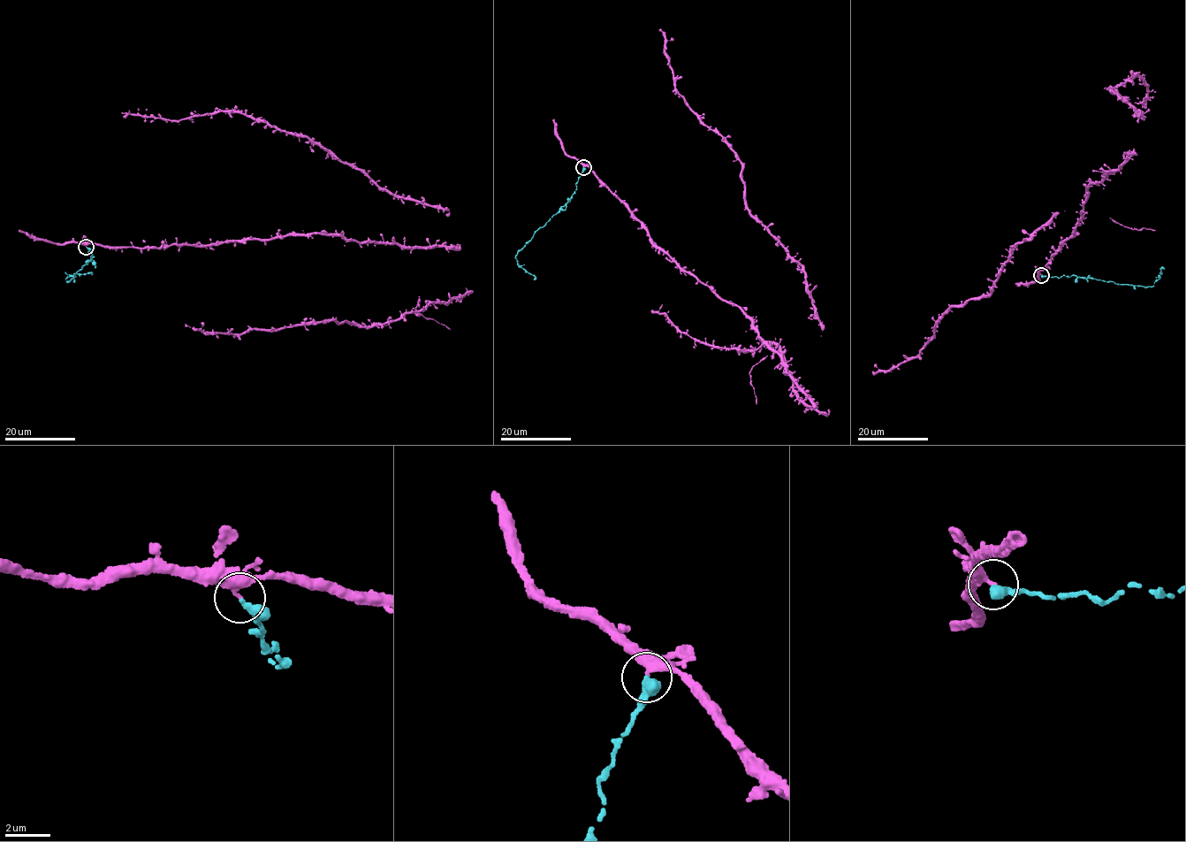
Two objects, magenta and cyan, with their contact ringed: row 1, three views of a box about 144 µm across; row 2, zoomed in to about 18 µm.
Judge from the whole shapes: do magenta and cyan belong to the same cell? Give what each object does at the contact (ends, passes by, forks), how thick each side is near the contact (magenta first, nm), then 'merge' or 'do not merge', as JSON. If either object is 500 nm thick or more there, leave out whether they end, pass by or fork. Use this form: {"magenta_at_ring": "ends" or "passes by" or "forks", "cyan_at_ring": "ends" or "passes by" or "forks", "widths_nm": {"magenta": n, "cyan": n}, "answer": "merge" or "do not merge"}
{"magenta_at_ring": "ends", "cyan_at_ring": "ends", "widths_nm": {"magenta": 280, "cyan": 360}, "answer": "do not merge"}

